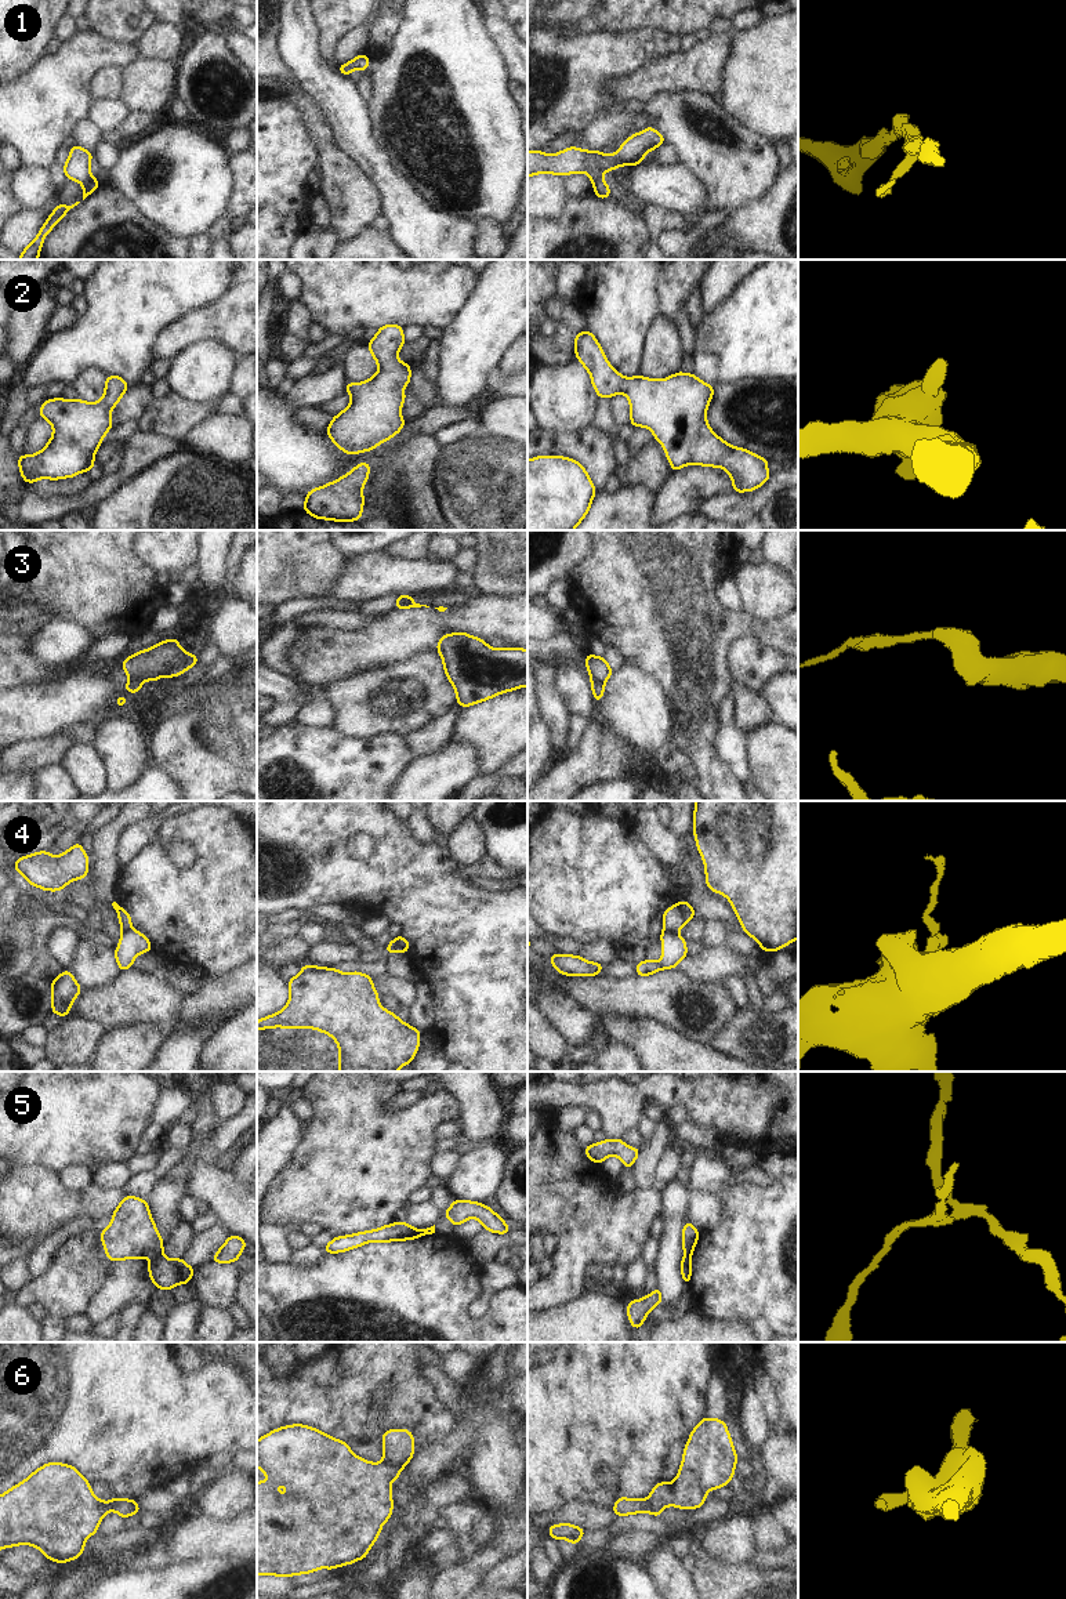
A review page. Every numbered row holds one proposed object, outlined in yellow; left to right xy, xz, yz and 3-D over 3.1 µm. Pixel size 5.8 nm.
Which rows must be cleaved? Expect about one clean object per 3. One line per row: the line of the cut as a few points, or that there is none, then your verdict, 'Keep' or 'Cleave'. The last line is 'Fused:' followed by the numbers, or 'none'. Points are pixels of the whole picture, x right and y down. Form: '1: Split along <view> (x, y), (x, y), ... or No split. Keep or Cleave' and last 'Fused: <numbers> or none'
1: Split along xy (93, 177), (84, 184). Cleave
2: No split. Keep
3: Split along yz (593, 680), (599, 680), (604, 684). Cleave
4: Split along xz (394, 939), (403, 952). Cleave
5: Split along xy (162, 1253), (152, 1257). Cleave
6: Split along xz (384, 1460), (401, 1468). Cleave
Fused: 1, 3, 4, 5, 6.

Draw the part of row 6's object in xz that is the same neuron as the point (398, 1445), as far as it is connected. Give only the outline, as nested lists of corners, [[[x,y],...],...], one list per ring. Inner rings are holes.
[[[389,1429],[382,1433],[384,1461],[405,1468],[414,1454],[414,1437],[407,1429]]]

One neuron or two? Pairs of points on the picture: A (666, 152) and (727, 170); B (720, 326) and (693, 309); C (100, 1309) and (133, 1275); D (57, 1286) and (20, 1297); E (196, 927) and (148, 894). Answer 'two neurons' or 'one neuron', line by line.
A: two neurons
B: two neurons
C: one neuron
D: one neuron
E: one neuron

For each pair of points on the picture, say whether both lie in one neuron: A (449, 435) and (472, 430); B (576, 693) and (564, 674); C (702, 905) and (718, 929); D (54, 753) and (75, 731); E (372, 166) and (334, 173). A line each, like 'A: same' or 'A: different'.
A: same
B: same
C: different
D: different
E: different

